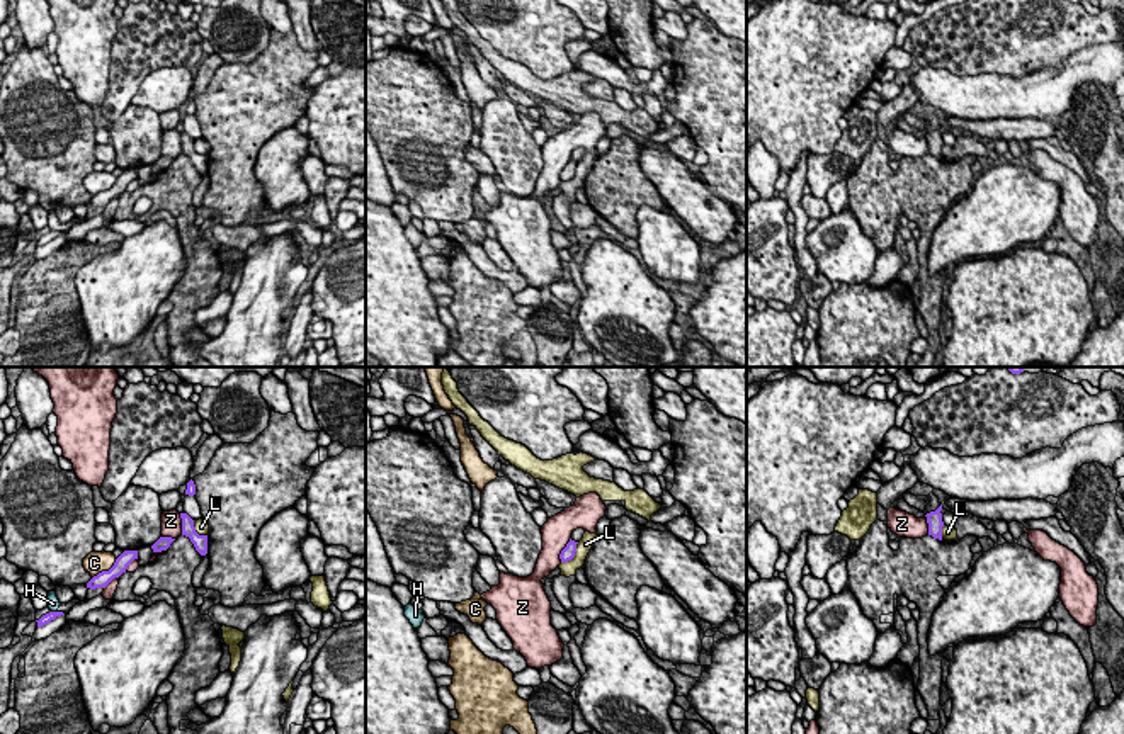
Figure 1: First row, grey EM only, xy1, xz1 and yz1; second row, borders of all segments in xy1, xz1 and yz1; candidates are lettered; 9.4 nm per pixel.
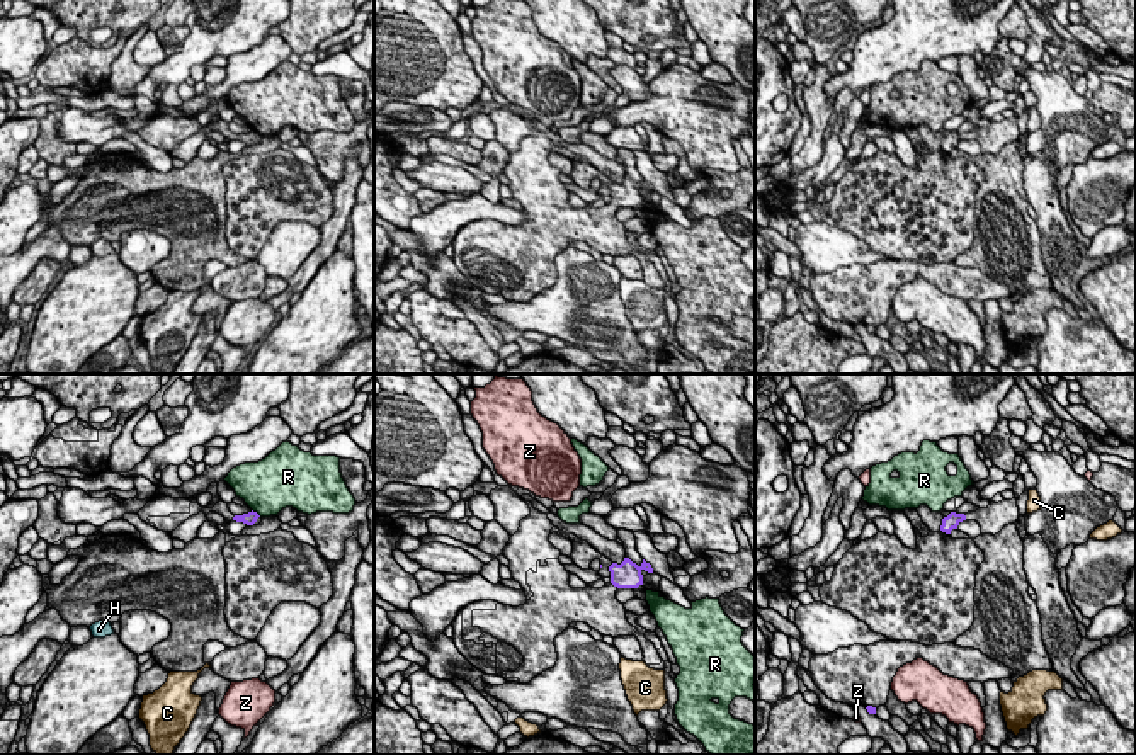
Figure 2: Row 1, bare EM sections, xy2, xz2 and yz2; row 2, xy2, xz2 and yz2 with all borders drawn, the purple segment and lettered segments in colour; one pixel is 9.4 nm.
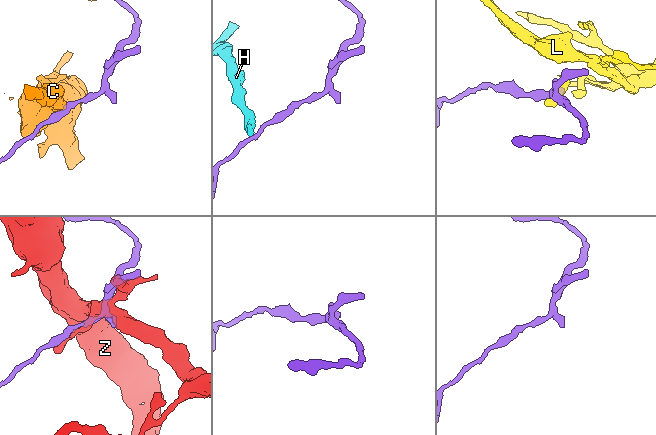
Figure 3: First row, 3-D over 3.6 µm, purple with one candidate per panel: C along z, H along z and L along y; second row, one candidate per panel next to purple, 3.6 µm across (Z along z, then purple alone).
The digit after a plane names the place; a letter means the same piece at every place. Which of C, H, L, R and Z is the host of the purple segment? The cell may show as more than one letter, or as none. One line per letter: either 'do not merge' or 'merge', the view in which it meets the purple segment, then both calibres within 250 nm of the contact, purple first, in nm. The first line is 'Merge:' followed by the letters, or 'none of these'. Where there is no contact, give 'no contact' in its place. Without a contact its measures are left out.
Merge: none of these
C: do not merge | xy1 | 140/200 nm
H: do not merge | xy1 | 90/130 nm
L: do not merge | xz1 | 130/140 nm
R: do not merge | xy2 | 120/480 nm
Z: do not merge | xz1 | 130/280 nm

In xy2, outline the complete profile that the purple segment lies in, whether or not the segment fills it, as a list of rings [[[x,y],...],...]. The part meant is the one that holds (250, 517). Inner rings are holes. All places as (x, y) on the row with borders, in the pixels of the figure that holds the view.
[[[153,495],[138,515],[148,525],[170,534],[189,517],[197,515],[199,512],[204,512],[206,517],[209,512],[216,512],[223,515],[226,522],[236,520],[247,525],[253,525],[260,517],[253,510],[243,515],[233,515],[228,503],[223,500],[219,500],[213,508],[206,508],[197,503],[197,498],[172,498],[165,495]]]

